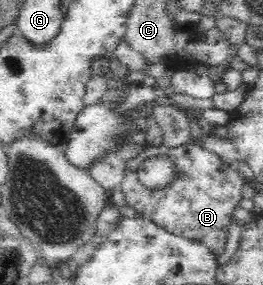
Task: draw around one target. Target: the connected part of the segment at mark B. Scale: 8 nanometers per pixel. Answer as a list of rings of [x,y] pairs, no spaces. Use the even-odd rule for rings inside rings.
[[[184,144],[177,148],[160,145],[146,147],[137,158],[127,163],[124,179],[119,184],[128,206],[132,206],[143,217],[156,221],[166,227],[169,232],[191,240],[198,240],[209,246],[214,253],[225,252],[227,234],[232,222],[232,212],[242,199],[243,176],[235,166],[221,160],[216,153],[204,148],[201,144]],[[150,158],[168,158],[174,166],[174,178],[168,186],[159,189],[146,188],[140,183],[139,172],[141,165]]]

